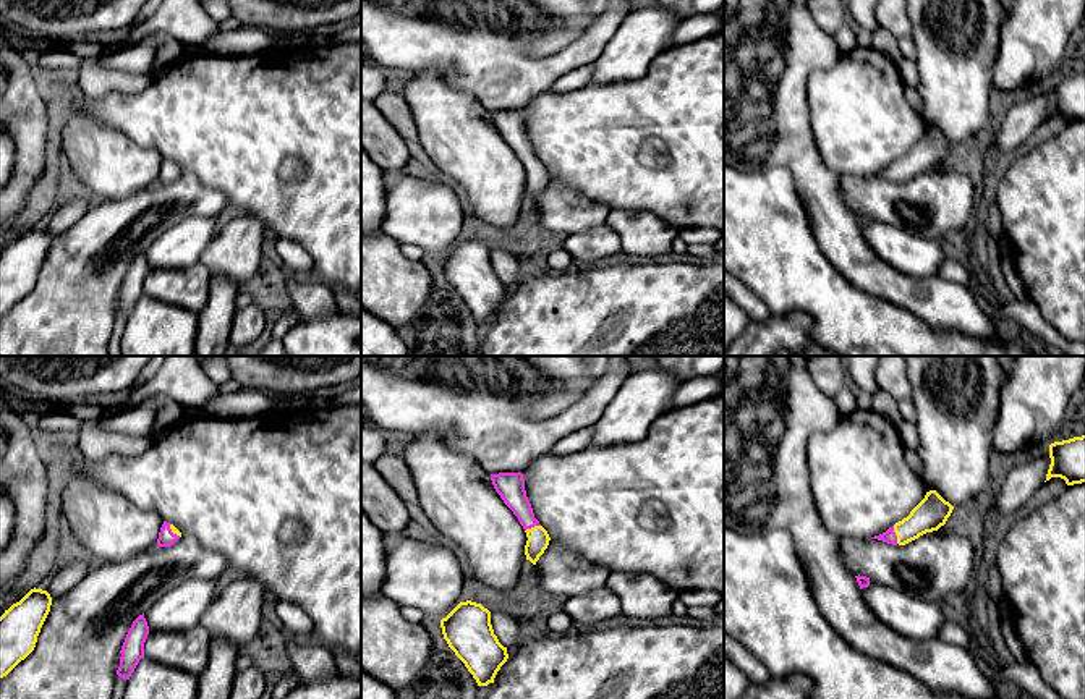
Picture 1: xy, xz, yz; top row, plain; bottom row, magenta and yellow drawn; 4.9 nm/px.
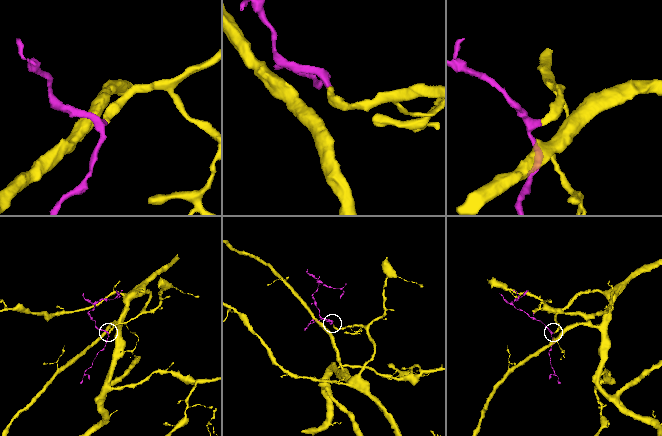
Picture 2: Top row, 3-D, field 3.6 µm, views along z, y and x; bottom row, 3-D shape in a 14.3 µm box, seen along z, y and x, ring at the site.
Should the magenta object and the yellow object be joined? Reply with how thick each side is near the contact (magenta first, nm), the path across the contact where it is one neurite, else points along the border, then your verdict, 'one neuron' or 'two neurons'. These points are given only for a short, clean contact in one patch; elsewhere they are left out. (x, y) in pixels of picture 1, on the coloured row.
calibres 70 and 160 nm; way yz (889, 536), (894, 534), (909, 529), (931, 513); one neuron

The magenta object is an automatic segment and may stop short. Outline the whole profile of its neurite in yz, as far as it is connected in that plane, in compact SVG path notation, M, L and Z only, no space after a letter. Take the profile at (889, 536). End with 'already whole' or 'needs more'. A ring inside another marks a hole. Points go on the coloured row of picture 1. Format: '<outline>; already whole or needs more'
M930 490L907 518L871 539L878 539L892 545L905 545L920 536L938 531L941 526L944 526L952 510L954 506L936 490Z; needs more

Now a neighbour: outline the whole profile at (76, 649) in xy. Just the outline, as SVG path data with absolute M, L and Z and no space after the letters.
M181 536L170 547L155 545L128 561L87 571L66 594L52 597L34 650L0 678L0 699L110 699L117 678L115 663L133 621L168 589L189 578L217 579L227 566L228 561L222 555L204 550L194 537Z

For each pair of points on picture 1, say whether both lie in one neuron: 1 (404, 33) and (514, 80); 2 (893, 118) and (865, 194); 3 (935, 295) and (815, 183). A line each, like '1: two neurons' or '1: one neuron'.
1: one neuron
2: two neurons
3: one neuron

